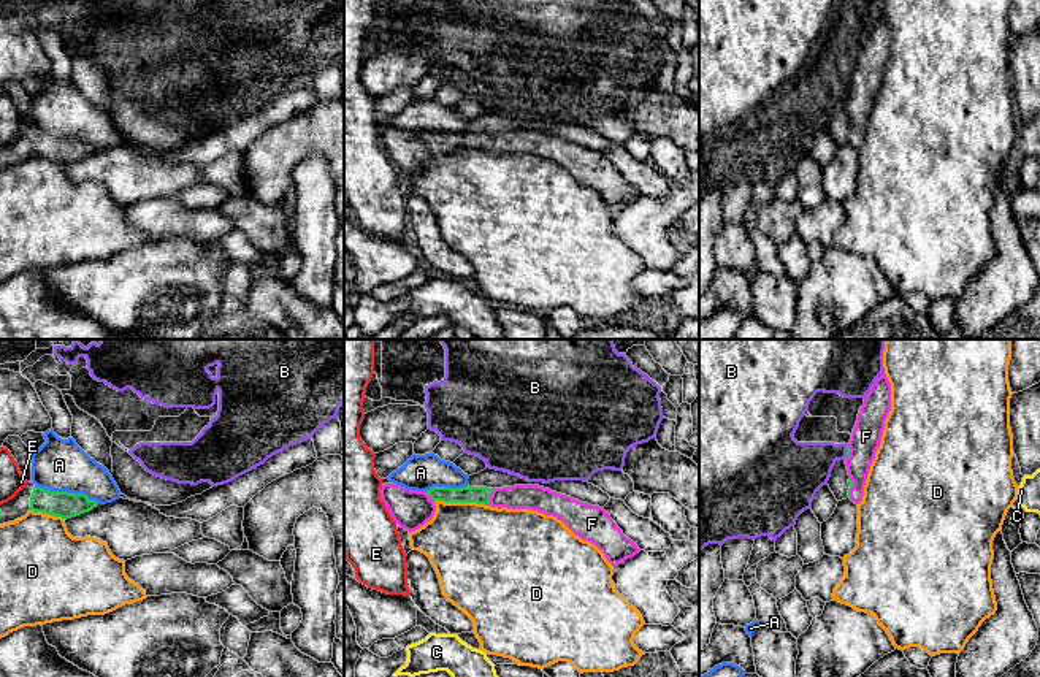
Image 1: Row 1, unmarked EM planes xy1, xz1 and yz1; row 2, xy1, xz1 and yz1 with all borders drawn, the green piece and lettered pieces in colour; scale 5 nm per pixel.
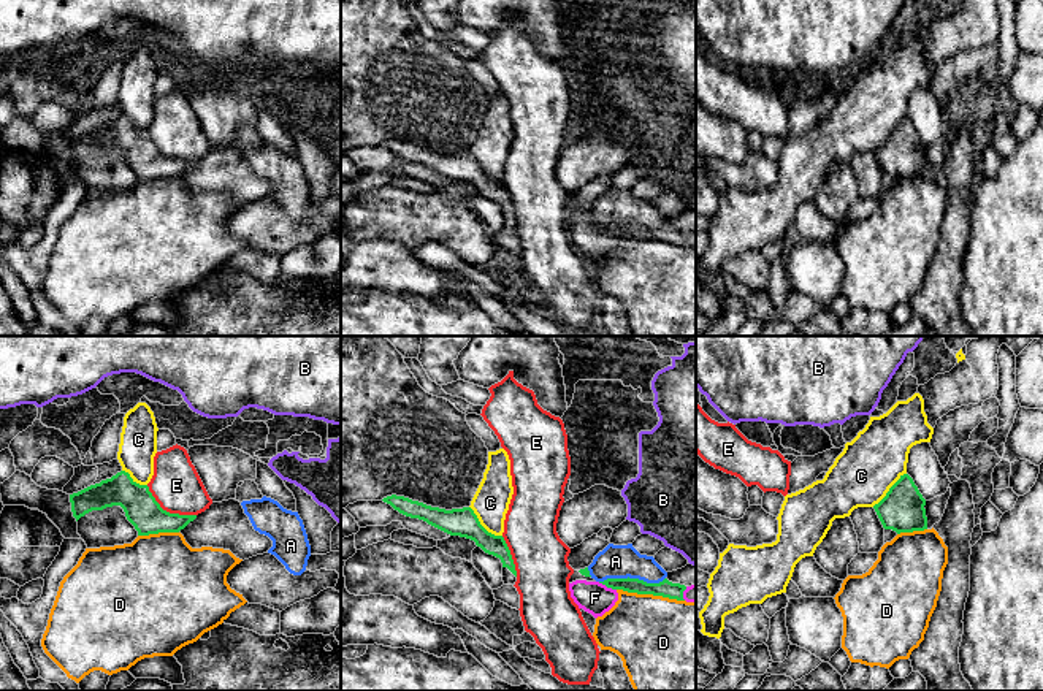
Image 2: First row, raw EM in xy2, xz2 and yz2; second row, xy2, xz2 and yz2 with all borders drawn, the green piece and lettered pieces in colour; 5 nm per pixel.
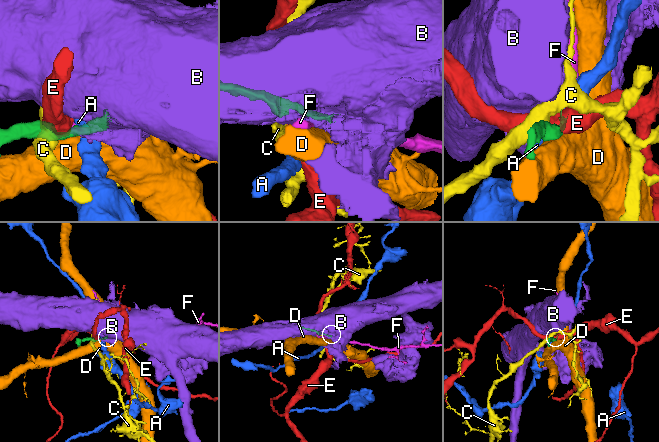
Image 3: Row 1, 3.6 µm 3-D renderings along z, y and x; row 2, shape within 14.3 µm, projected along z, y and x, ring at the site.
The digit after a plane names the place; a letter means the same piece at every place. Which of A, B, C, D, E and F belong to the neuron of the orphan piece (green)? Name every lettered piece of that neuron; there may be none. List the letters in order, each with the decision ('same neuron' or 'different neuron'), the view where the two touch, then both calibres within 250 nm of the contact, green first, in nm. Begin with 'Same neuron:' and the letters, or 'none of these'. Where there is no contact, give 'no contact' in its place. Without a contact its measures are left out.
Same neuron: F
A: different neuron | xz2 | 90/180 nm
B: different neuron | yz1 | 20/280 nm
C: different neuron | xz2 | 140/190 nm
D: different neuron | xz2 | 90/440 nm
E: different neuron | xy2 | 170/260 nm
F: same neuron | xz2 | 80/160 nm

